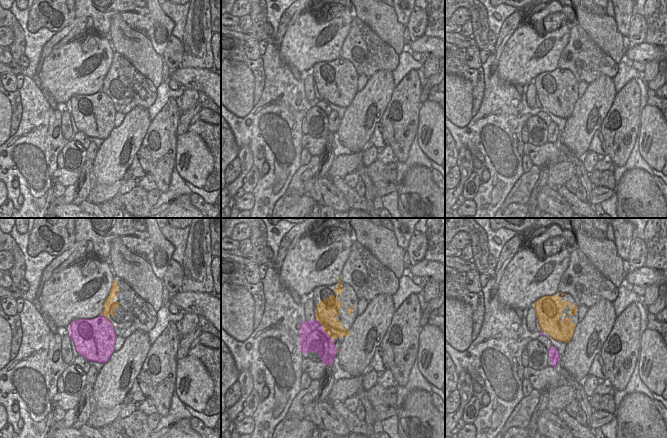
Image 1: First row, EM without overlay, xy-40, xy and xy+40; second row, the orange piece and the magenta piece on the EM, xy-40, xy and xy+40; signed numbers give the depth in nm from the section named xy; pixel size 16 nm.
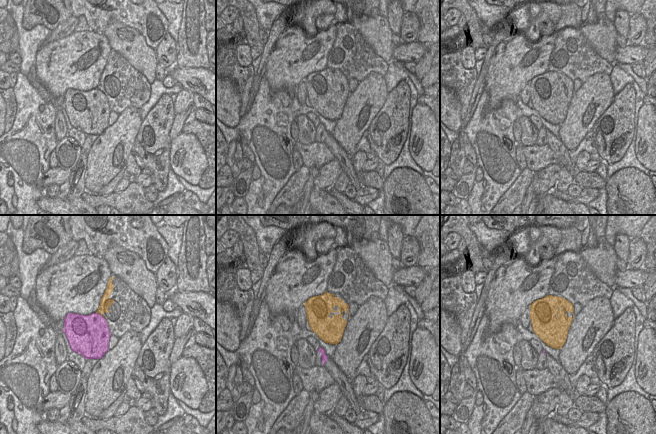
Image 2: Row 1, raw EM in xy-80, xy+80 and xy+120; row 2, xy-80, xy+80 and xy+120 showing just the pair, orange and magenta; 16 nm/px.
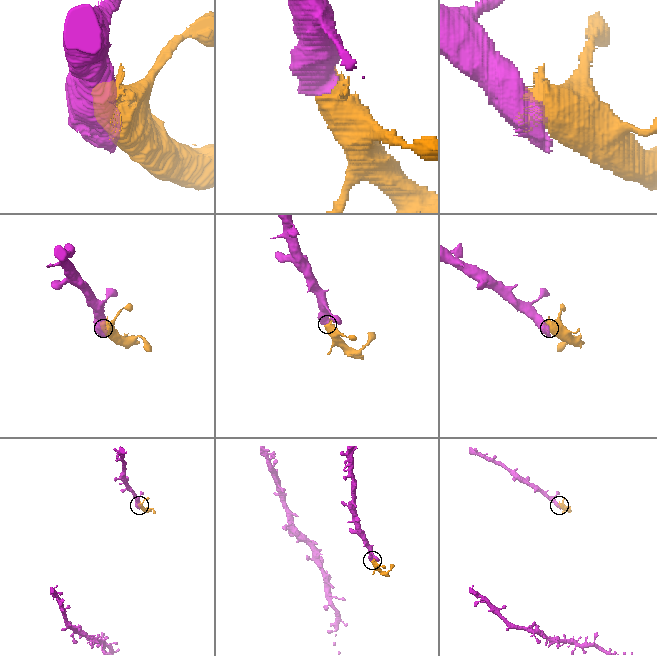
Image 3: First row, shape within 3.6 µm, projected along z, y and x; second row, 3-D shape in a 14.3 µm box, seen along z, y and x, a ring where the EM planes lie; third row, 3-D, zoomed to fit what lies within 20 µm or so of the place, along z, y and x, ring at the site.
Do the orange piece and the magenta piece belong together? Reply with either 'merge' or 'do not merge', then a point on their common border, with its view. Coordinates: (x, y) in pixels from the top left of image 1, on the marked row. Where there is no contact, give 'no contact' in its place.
merge; meets orange in xy at (323, 329)

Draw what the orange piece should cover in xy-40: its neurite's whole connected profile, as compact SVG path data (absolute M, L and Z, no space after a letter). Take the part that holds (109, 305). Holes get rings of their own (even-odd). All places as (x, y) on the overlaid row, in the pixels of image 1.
M113 280L110 295L106 298L102 314L93 319L75 319L70 323L68 335L76 352L91 362L105 364L114 352L116 334L109 315L119 306L114 299L118 294L118 280Z

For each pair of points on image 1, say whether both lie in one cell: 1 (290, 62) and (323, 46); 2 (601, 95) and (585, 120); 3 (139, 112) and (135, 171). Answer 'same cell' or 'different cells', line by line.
1: same cell
2: same cell
3: different cells

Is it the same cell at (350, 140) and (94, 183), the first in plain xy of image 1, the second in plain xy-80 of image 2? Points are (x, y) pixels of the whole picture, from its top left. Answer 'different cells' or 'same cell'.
same cell

